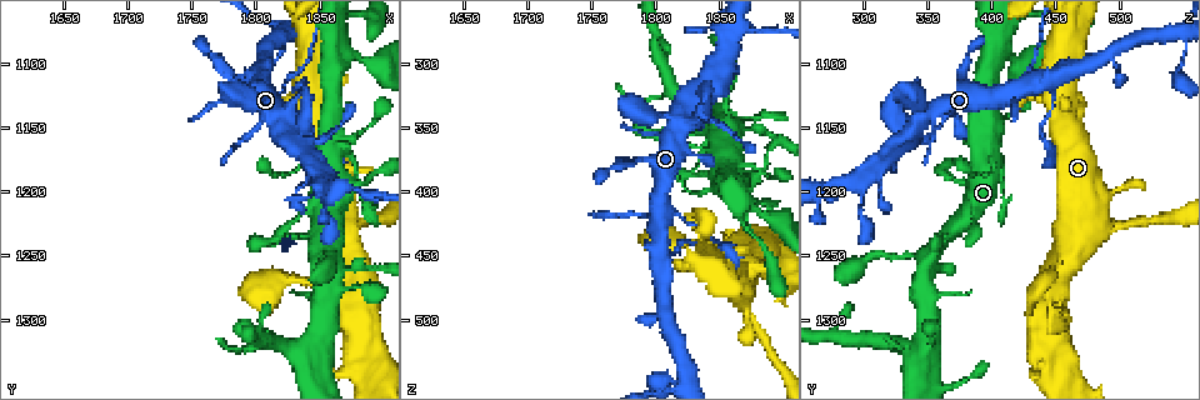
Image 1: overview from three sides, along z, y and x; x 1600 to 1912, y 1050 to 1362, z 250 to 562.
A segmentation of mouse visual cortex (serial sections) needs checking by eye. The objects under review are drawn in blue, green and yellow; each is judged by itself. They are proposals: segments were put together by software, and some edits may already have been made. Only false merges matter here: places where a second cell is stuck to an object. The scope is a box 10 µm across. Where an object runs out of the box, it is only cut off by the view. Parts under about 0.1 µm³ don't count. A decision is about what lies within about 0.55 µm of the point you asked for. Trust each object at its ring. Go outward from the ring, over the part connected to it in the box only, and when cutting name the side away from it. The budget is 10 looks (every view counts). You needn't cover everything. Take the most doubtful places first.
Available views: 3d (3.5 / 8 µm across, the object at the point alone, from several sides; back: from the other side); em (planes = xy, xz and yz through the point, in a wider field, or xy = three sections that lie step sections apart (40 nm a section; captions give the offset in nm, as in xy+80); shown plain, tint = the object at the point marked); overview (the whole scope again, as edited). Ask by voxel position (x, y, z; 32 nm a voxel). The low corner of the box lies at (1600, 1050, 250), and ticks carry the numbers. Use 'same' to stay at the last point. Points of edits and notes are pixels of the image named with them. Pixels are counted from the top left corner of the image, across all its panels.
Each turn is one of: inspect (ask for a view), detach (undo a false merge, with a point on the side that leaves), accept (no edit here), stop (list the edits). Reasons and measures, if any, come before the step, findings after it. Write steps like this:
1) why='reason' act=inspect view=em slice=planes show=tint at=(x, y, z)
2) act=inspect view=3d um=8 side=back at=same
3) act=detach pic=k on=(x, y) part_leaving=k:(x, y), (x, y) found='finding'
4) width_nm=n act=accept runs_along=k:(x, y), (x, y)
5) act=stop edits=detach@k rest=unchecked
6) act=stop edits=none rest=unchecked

why='side arm on a straight run' act=inspect view=3d um=8 at=(1812, 1124, 418)

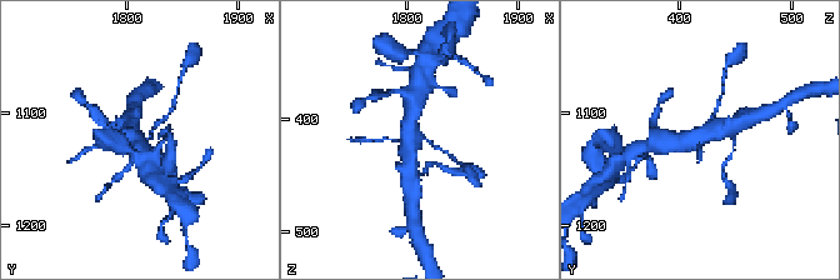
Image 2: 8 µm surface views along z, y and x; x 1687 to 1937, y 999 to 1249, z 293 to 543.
why='closer look' act=inspect view=3d um=3.5 at=same

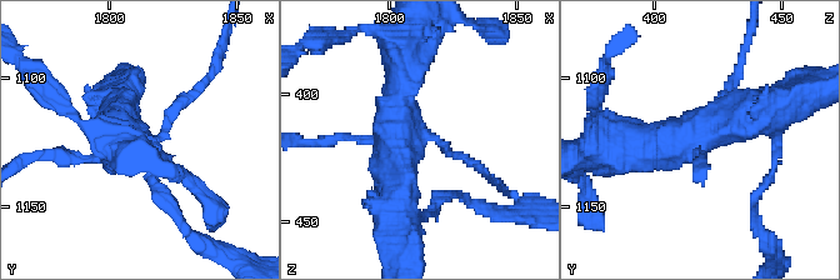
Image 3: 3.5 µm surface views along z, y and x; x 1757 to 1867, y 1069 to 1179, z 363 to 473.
act=inspect view=em slice=planes show=tint at=(1813, 1123, 417)

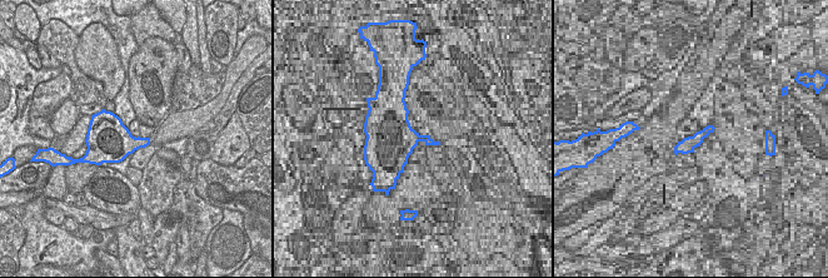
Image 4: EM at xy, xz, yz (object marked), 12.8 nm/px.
act=accept runs_along=3:(610, 148), (684, 144), (768, 109) found='one cell here'

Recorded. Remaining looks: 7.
why='four or more arms meet' act=inspect view=3d um=3.5 side=back at=(1862, 1260, 350)

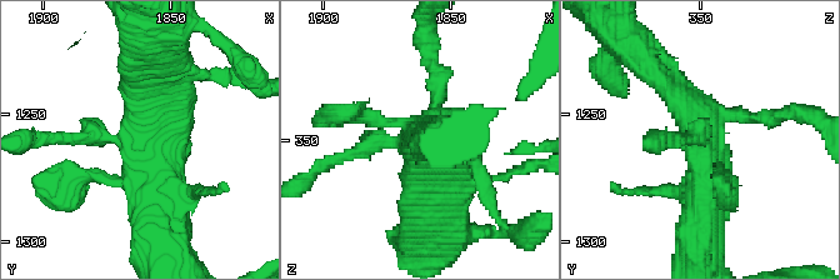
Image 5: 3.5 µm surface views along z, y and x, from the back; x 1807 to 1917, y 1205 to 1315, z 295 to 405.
why='now the EM' act=inspect view=em slice=xy step=3 show=tint at=same

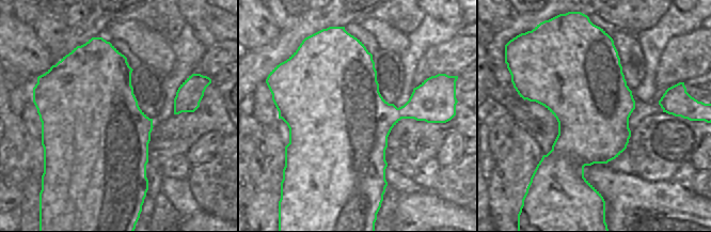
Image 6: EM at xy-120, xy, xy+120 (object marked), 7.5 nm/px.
act=inspect view=em slice=xy step=1 show=tint at=same

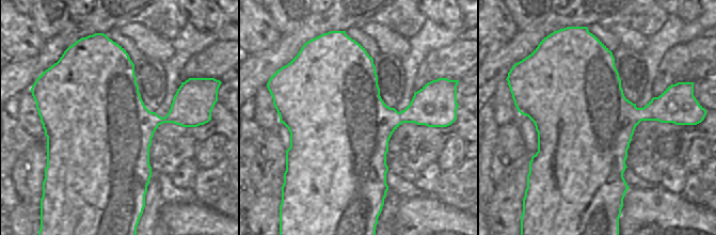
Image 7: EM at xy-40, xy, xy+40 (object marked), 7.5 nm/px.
act=accept runs_along=5:(650, 61), (701, 123), (704, 214) found='continuous, no second cell'

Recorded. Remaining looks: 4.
why='abrupt turn' act=inspect view=3d um=3.5 at=(1894, 1186, 362)

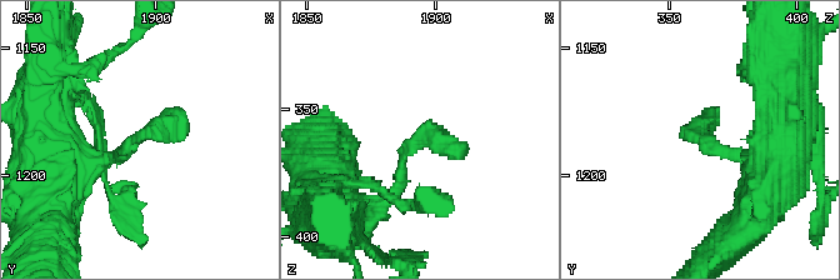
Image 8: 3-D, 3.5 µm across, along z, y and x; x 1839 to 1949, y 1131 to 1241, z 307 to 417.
why='shape alone is not enough' act=inspect view=em slice=xy step=1 show=tint at=(1893, 1185, 363)

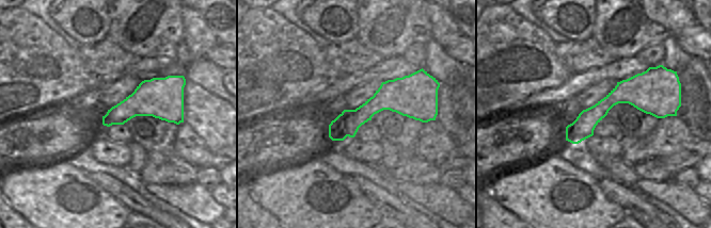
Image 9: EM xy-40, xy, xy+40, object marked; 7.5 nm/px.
width_nm=190 act=accept runs_along=9:(666, 108), (615, 96), (568, 137) found='continuous, no second cell'

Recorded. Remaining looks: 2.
why='small branch off a trunk' act=inspect view=3d um=3.5 at=(1862, 1194, 274)

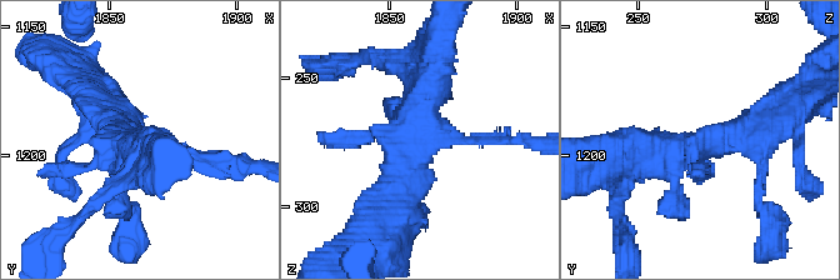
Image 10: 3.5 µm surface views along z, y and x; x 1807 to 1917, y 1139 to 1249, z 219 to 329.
why='shape alone is not enough' act=inspect view=em slice=planes show=tint at=(1861, 1196, 275)

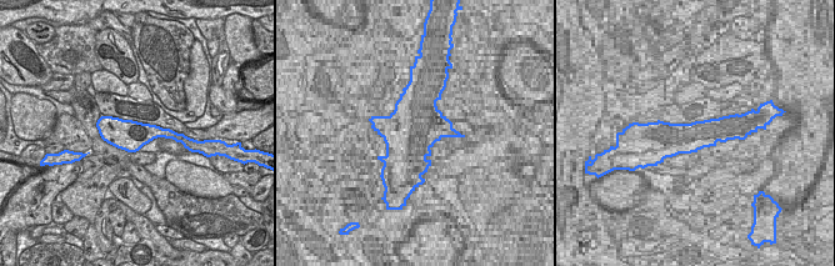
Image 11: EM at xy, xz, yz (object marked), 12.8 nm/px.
act=accept runs_along=10:(774, 123), (665, 149), (640, 176) found='continuous, no second cell'

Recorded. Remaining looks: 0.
act=stop edits=none rest=unchecked

